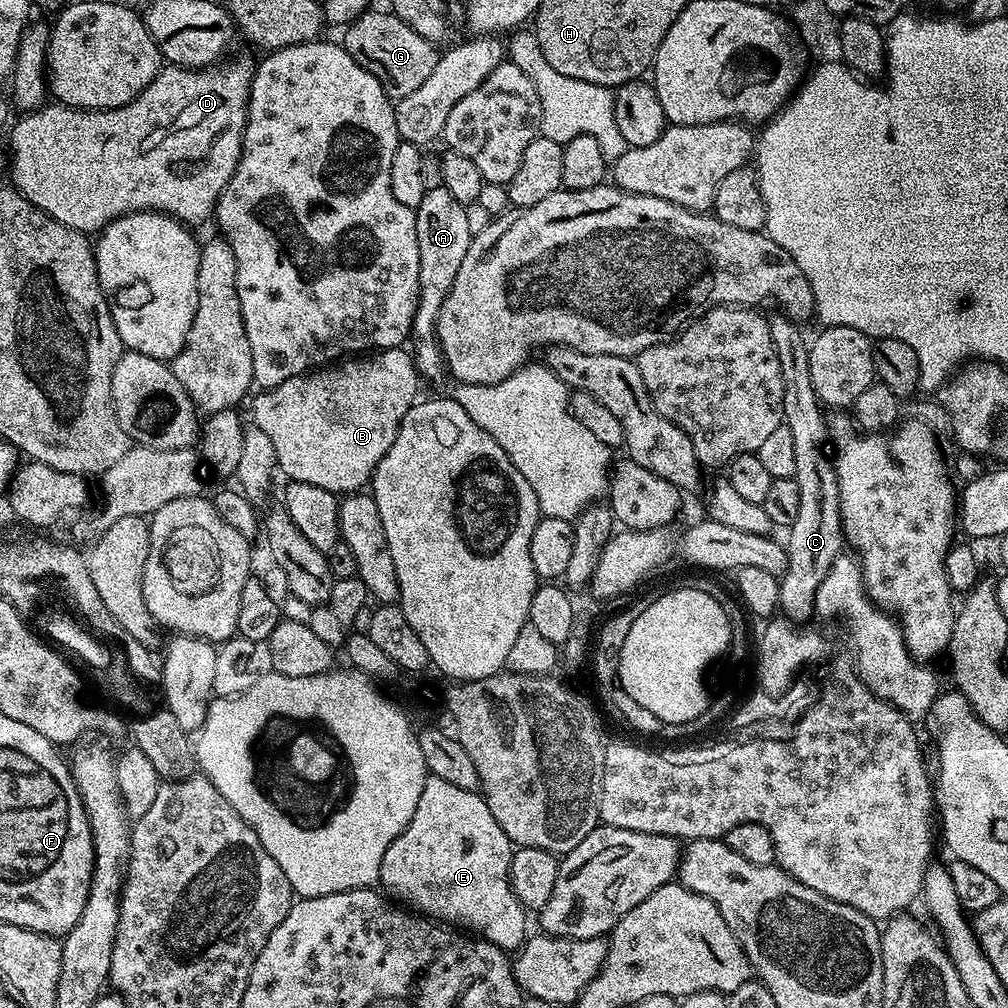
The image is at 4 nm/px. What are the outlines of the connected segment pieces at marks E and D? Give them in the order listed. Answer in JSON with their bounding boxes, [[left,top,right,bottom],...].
[[378,775,530,954],[10,56,254,234]]

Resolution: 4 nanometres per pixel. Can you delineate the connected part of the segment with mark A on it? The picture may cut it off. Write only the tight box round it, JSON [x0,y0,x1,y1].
[410,187,474,381]

